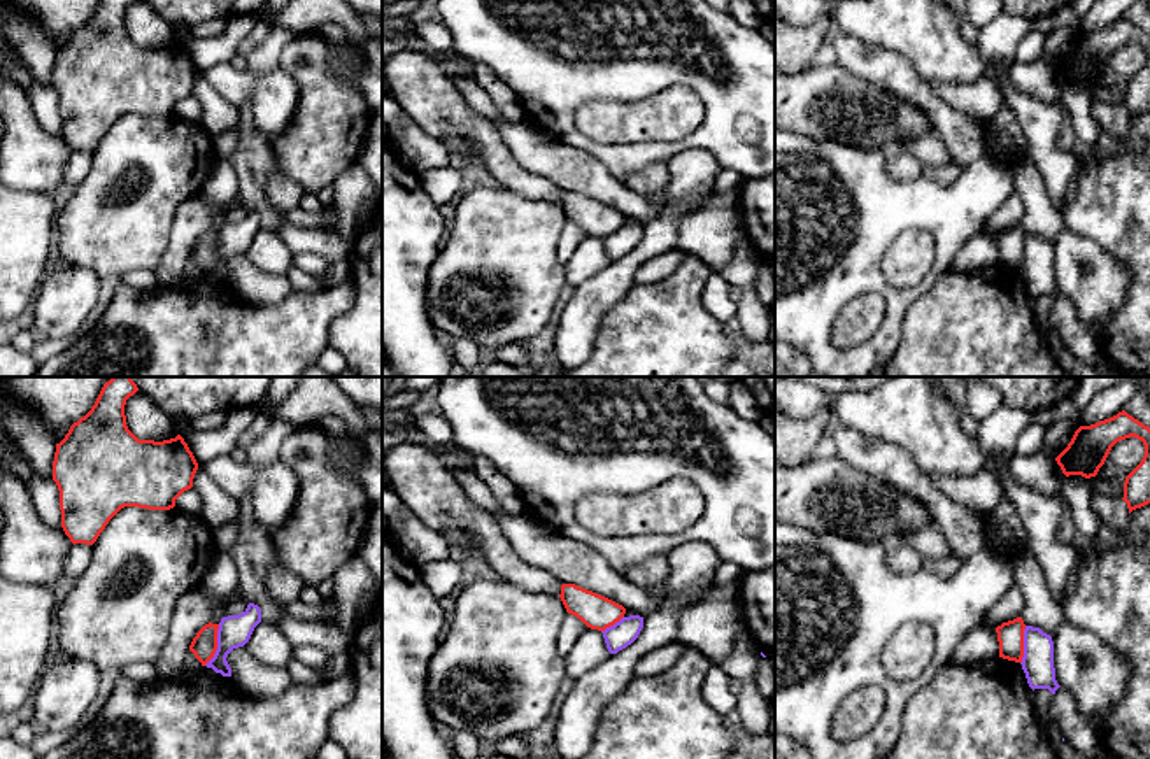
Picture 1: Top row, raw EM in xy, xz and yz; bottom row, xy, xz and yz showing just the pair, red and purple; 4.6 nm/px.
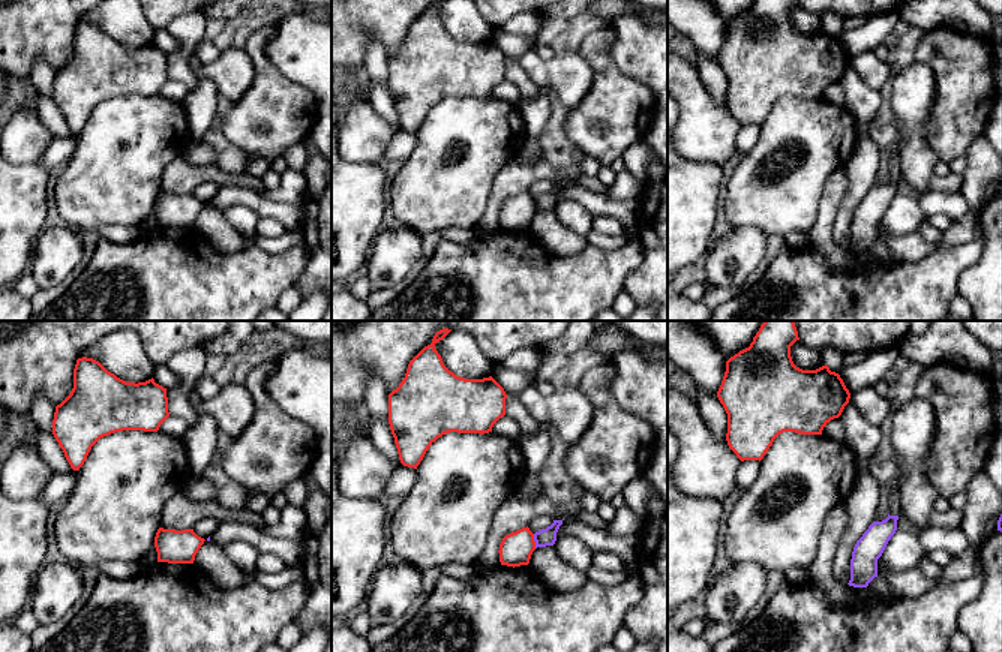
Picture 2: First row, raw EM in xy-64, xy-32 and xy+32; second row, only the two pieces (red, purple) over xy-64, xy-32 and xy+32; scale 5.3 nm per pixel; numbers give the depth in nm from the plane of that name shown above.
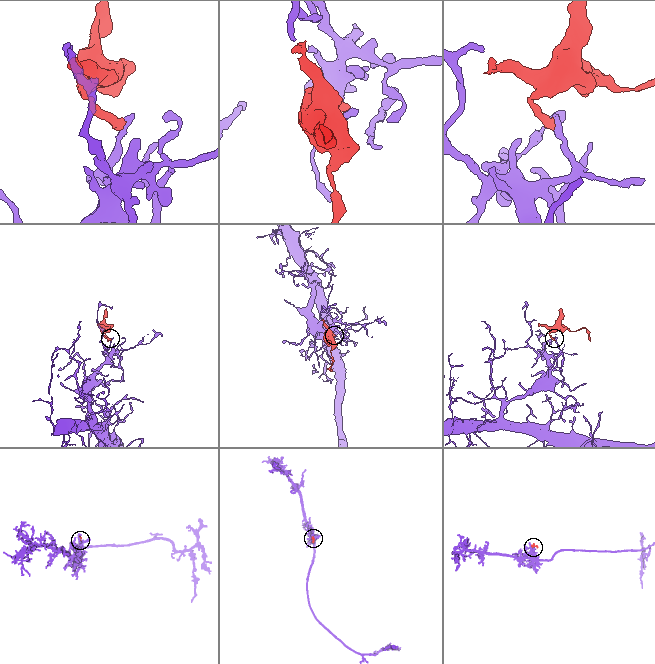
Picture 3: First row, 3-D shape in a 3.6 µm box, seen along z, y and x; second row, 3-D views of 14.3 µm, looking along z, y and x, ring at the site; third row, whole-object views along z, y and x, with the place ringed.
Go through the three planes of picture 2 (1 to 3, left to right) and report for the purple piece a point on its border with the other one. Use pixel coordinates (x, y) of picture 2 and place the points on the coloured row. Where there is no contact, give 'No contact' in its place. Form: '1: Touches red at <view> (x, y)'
1: No contact
2: Touches red at xy-32 (534, 541)
3: No contact

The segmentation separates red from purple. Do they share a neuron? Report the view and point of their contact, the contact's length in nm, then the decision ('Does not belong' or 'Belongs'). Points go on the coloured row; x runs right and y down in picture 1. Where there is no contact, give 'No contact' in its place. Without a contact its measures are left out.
Touches red at xy (216, 645). Shared border 200 nm. Does not belong

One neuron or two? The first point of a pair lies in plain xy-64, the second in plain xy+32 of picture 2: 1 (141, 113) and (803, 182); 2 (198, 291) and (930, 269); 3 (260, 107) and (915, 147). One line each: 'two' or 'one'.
1: one
2: one
3: two

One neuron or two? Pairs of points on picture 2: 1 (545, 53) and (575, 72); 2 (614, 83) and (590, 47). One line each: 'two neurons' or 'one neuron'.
1: two neurons
2: one neuron

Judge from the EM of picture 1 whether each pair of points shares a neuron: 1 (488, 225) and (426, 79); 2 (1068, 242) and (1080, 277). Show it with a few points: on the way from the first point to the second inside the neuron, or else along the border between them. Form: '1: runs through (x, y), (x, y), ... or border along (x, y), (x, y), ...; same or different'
1: border along (489, 179), (528, 197); different
2: runs through (1071, 251), (1080, 269); same

